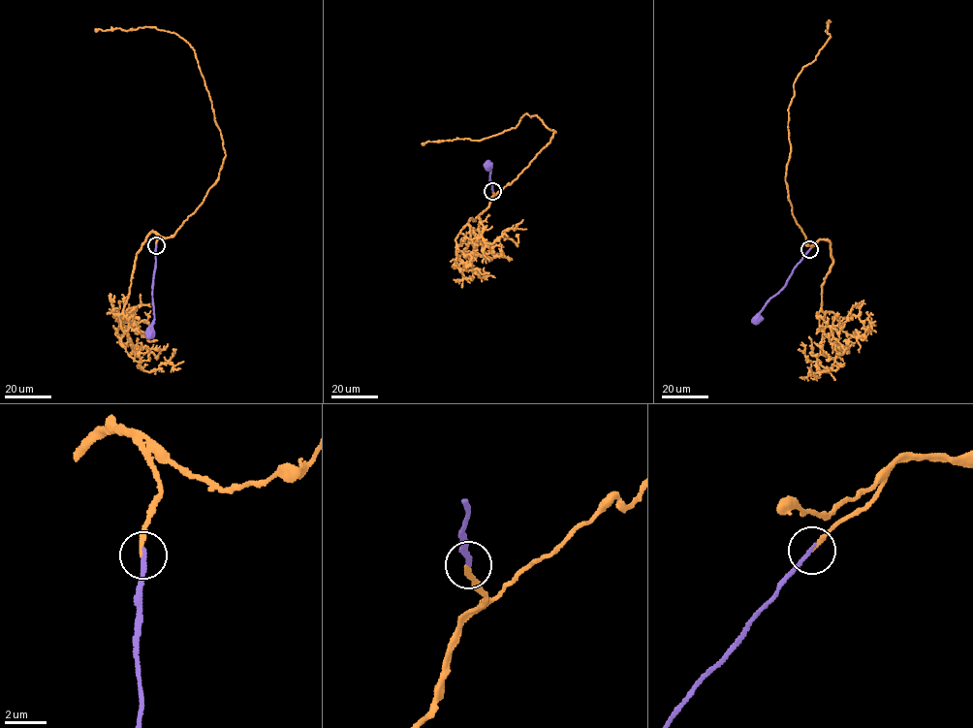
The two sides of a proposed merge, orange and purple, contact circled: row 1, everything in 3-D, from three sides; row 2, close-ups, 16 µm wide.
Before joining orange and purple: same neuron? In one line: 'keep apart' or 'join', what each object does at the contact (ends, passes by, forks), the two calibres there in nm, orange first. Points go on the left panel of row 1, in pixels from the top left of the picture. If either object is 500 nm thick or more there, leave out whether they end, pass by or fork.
join | orange ends | purple ends | 180/180 nm

